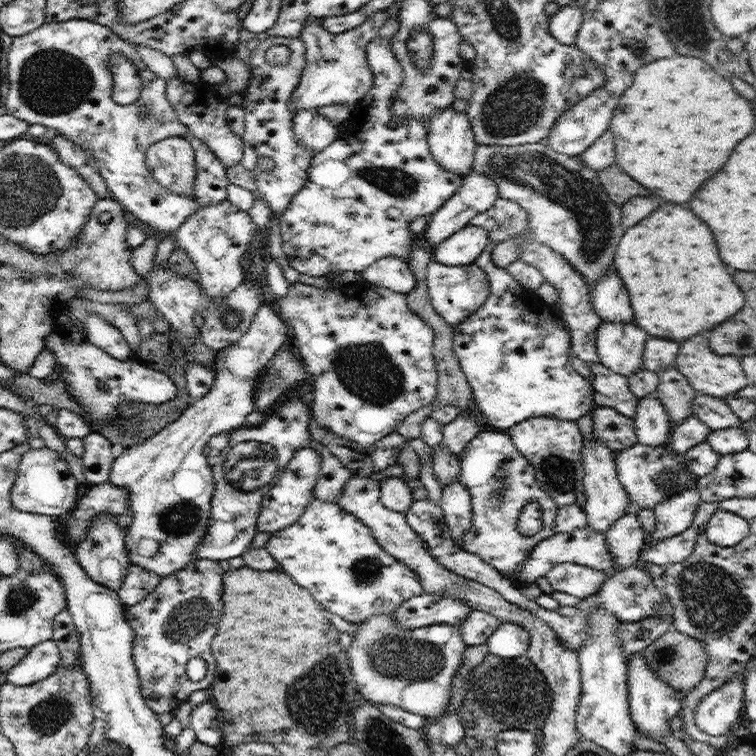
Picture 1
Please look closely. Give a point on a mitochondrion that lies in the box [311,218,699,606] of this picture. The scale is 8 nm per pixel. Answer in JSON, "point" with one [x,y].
{"point":[365,369]}

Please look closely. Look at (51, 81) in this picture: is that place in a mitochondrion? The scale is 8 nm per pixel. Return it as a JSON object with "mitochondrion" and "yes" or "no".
{"mitochondrion":"yes"}

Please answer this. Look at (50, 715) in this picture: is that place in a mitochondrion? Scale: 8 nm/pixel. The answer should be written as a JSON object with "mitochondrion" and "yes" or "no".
{"mitochondrion":"yes"}

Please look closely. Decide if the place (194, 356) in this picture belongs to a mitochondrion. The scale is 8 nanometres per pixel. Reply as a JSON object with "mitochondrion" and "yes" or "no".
{"mitochondrion":"no"}

